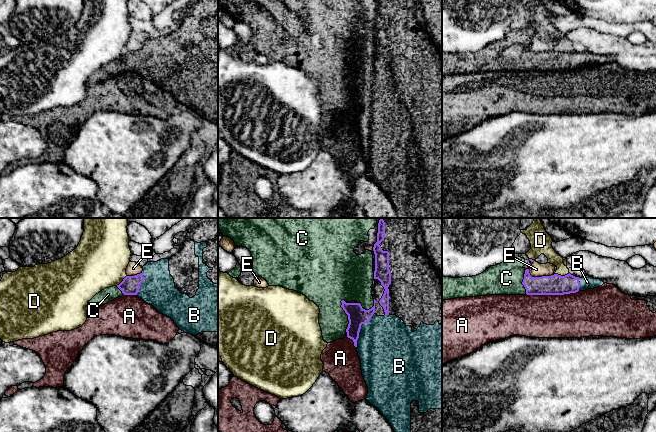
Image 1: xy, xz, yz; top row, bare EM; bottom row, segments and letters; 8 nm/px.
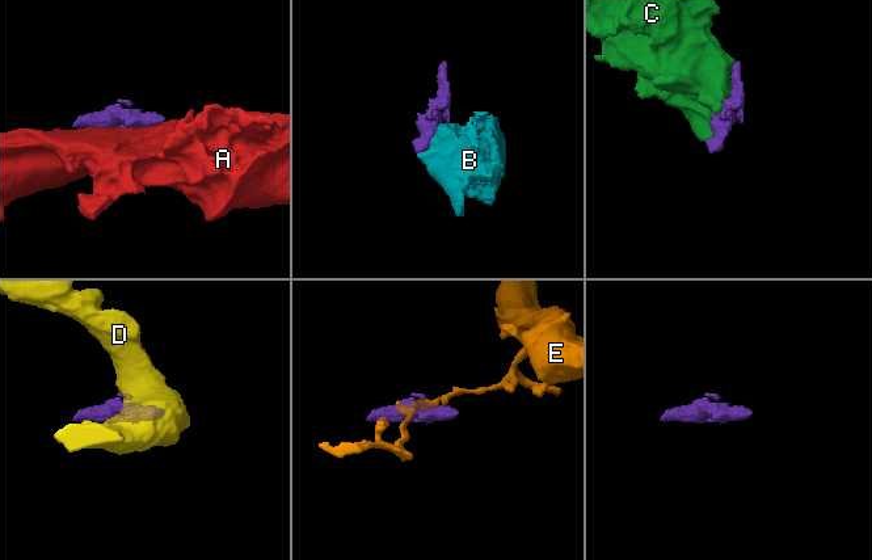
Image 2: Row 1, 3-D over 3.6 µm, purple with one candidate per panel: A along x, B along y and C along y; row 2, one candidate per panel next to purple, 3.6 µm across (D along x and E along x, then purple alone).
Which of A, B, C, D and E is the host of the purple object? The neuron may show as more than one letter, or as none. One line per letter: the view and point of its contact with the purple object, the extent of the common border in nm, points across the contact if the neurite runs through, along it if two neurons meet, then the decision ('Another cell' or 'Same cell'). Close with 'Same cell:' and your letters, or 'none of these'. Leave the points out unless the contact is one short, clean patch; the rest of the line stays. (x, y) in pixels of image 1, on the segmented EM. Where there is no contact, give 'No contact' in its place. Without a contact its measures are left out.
A: Touches purple at yz (552, 294). Shared border 420 nm. Another cell
B: Touches purple at xz (360, 327). Shared border 300 nm. Same cell
C: Touches purple at xz (347, 314). Shared border 260 nm. Same cell
D: Touches purple at yz (562, 276). Shared border 120 nm. Boundary: yz (569, 273), (564, 275), (555, 274). Another cell
E: Touches purple at yz (540, 277). Shared border 220 nm. Boundary: yz (528, 269), (532, 276), (550, 276), (554, 274). Another cell
Same cell: B, C

